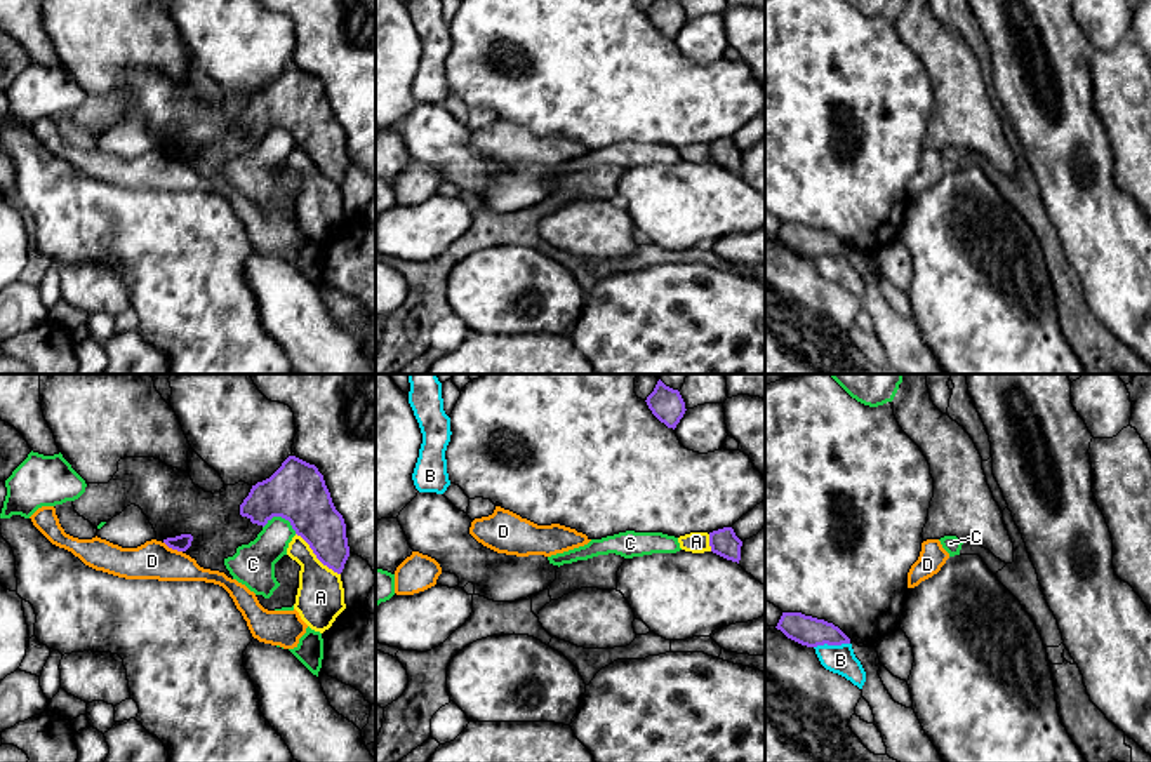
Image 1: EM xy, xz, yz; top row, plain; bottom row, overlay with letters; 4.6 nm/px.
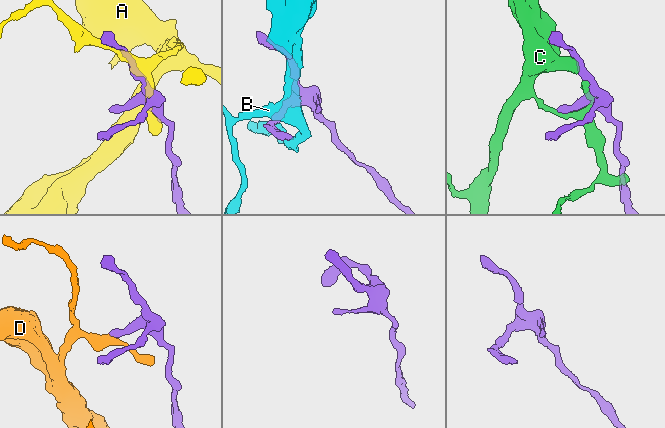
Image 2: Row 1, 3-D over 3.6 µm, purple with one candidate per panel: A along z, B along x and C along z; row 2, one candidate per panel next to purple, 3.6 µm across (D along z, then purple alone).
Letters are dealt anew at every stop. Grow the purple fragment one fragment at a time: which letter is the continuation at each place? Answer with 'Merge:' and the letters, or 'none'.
Merge: none

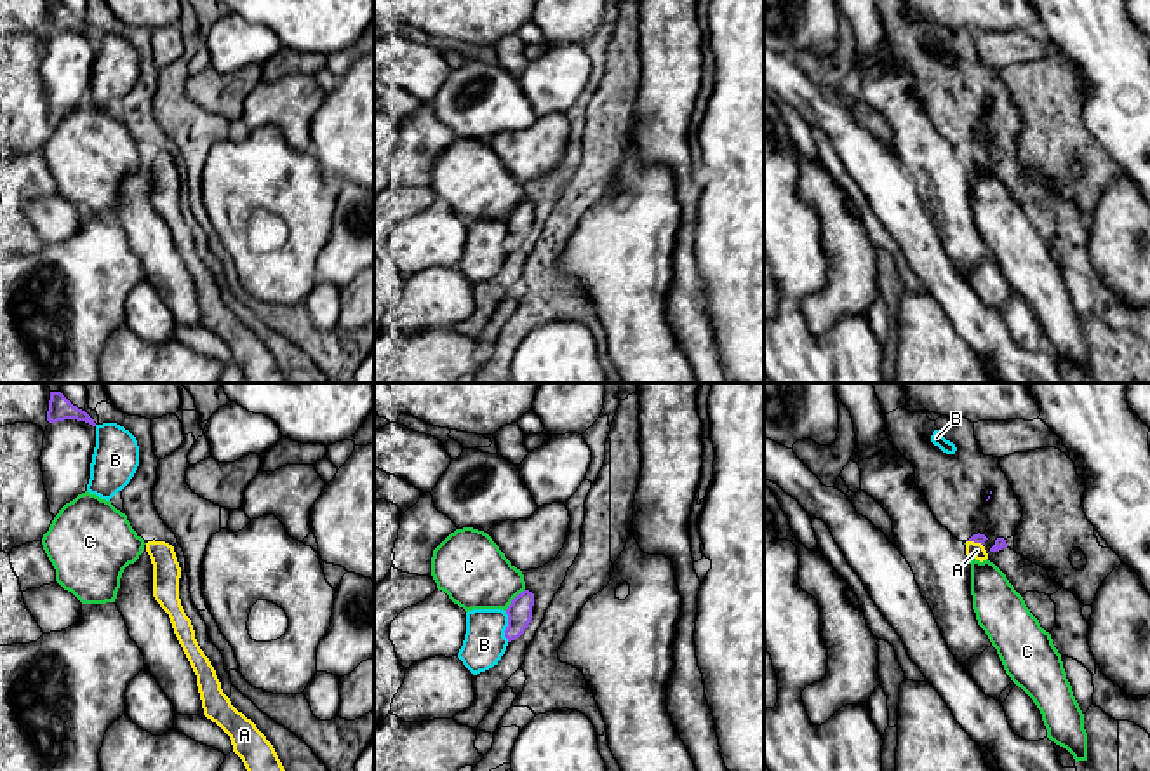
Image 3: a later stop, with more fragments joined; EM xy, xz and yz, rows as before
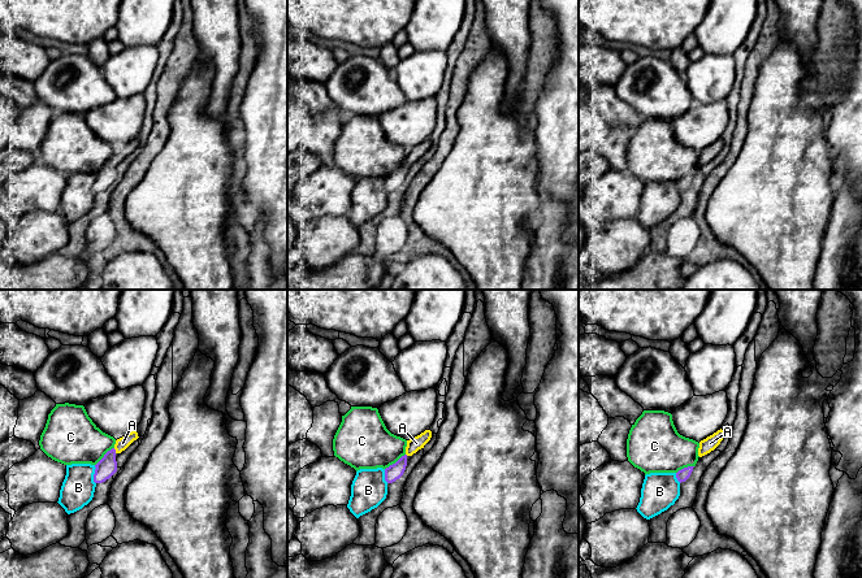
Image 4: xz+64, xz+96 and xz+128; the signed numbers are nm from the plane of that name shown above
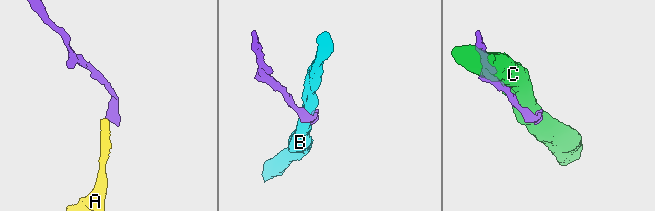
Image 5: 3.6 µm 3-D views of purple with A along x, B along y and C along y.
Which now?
Merge: A

